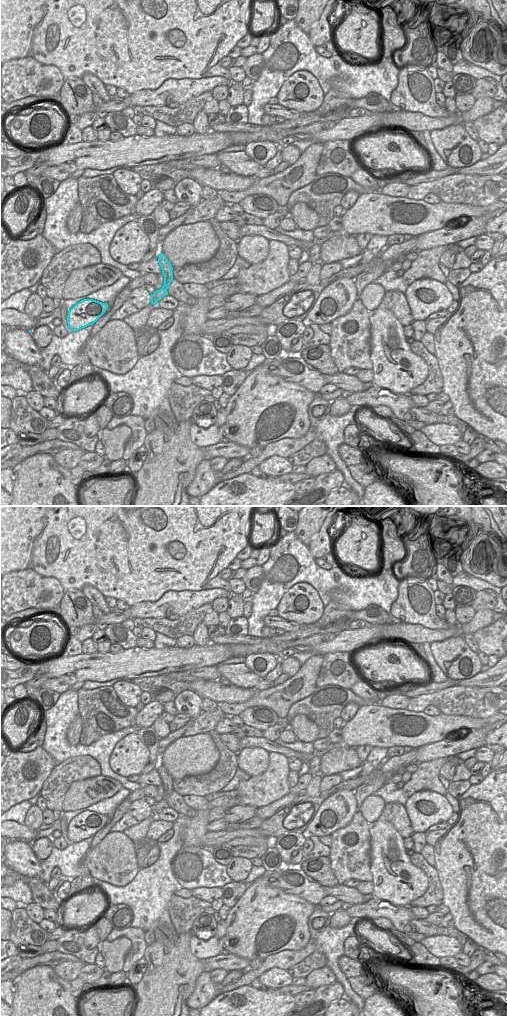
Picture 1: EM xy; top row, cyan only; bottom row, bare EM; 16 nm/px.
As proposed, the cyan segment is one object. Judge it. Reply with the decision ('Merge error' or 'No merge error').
No merge error.

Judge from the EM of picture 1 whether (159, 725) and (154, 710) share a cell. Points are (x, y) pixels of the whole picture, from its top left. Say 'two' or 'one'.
two

